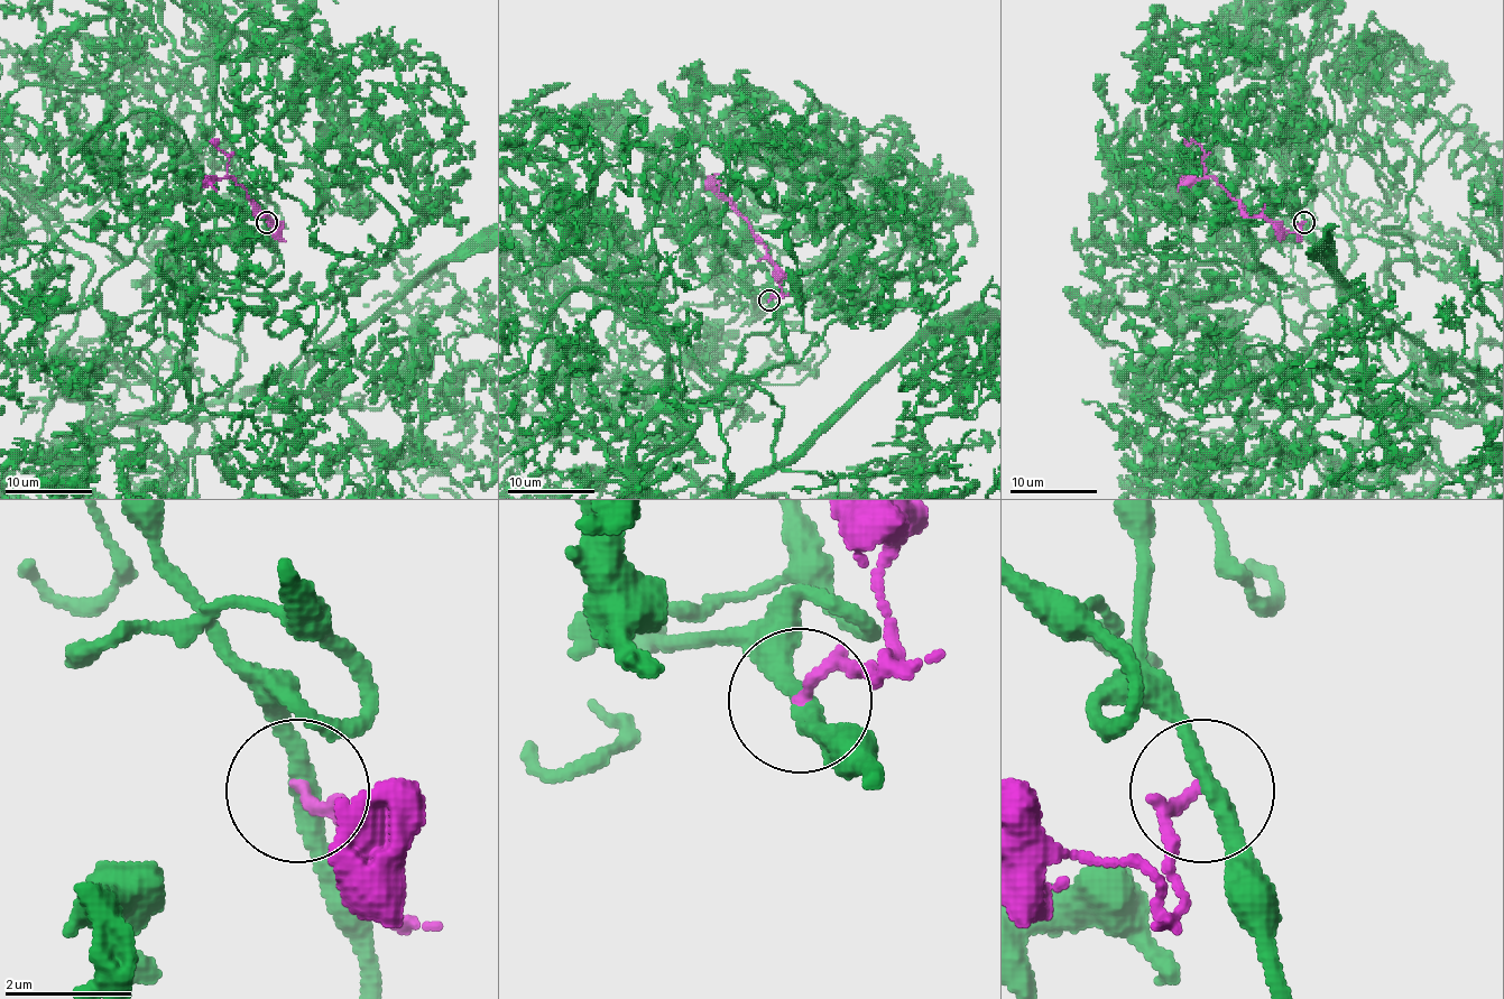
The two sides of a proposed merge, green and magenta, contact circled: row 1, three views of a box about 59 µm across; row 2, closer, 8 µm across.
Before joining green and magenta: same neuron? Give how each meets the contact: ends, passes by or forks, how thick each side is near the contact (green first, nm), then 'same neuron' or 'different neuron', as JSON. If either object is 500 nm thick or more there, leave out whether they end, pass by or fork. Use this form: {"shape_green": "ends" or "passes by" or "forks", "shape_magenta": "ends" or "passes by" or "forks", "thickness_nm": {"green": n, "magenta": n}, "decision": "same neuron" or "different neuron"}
{"shape_green": "passes by", "shape_magenta": "ends", "thickness_nm": {"green": 280, "magenta": 190}, "decision": "different neuron"}

